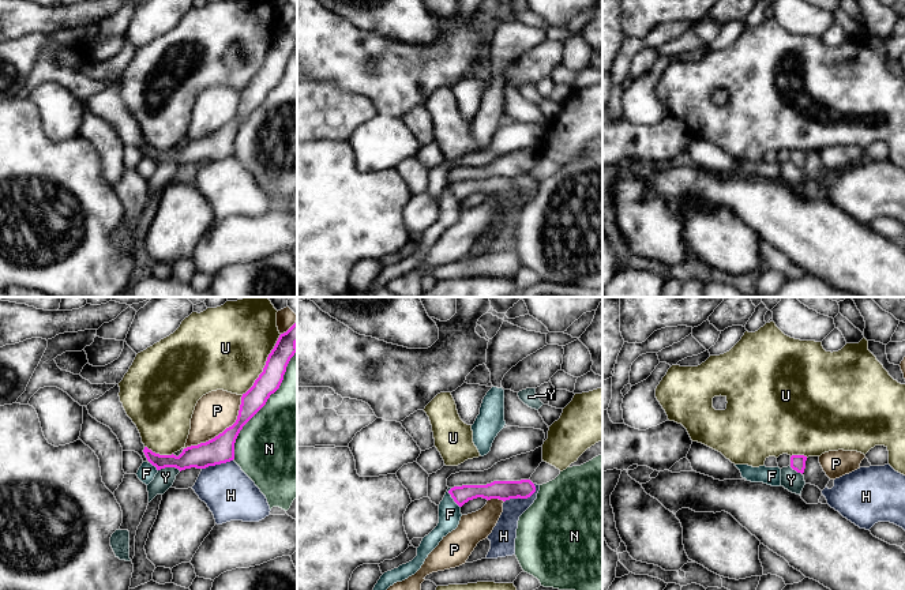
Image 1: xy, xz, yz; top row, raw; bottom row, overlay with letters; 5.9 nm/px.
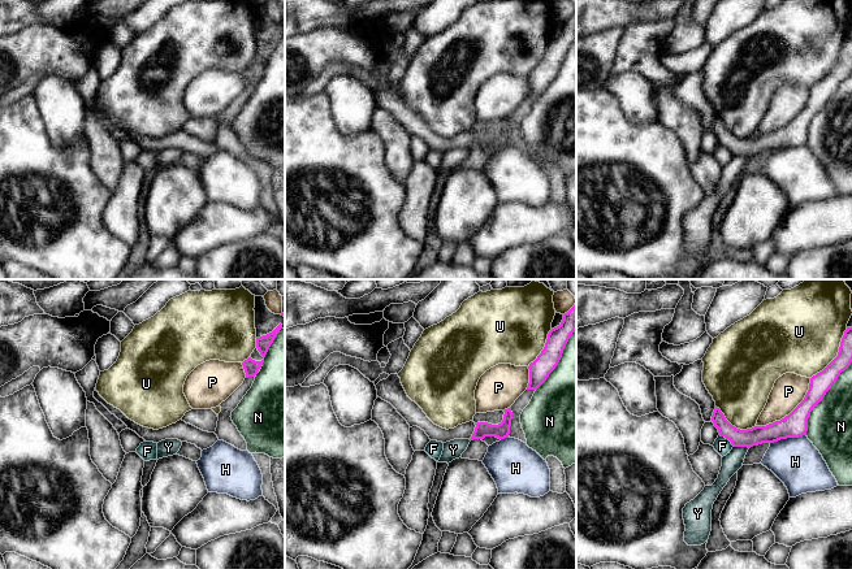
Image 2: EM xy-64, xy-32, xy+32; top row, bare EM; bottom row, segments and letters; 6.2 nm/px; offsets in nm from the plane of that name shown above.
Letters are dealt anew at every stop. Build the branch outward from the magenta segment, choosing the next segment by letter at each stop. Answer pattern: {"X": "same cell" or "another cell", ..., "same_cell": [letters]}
{"F": "another cell", "H": "another cell", "N": "another cell", "P": "another cell", "U": "another cell", "Y": "another cell", "same_cell": []}

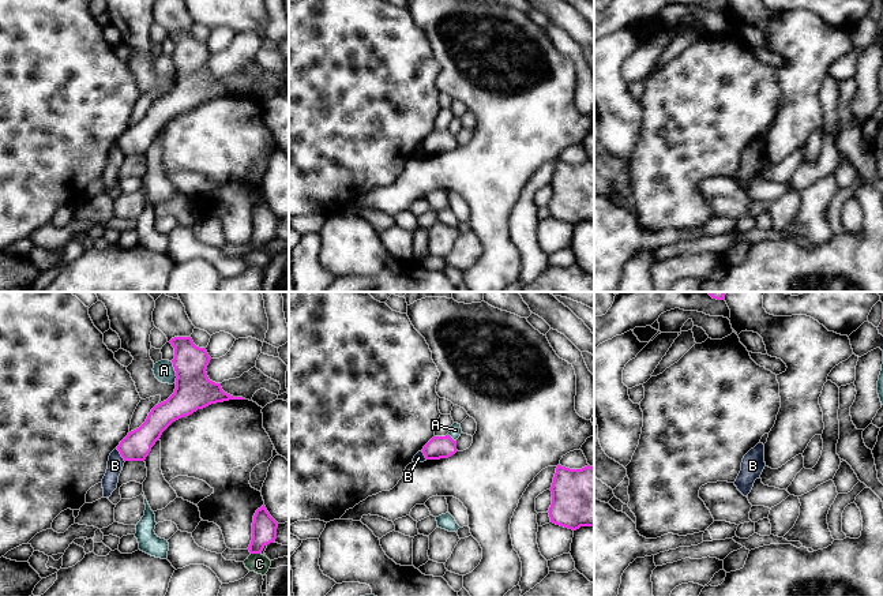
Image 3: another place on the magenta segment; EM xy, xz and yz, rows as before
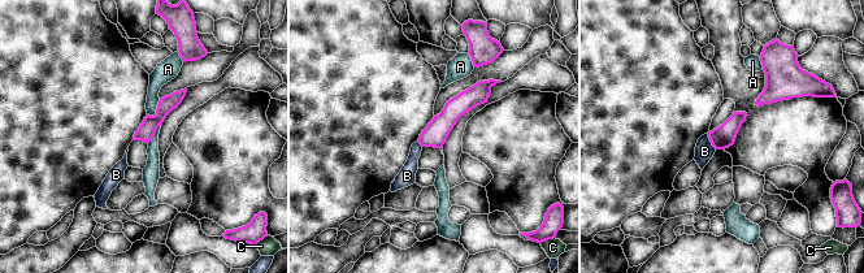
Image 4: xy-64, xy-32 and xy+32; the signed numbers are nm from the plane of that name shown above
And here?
{"A": "another cell", "B": "another cell", "C": "another cell", "same_cell": []}

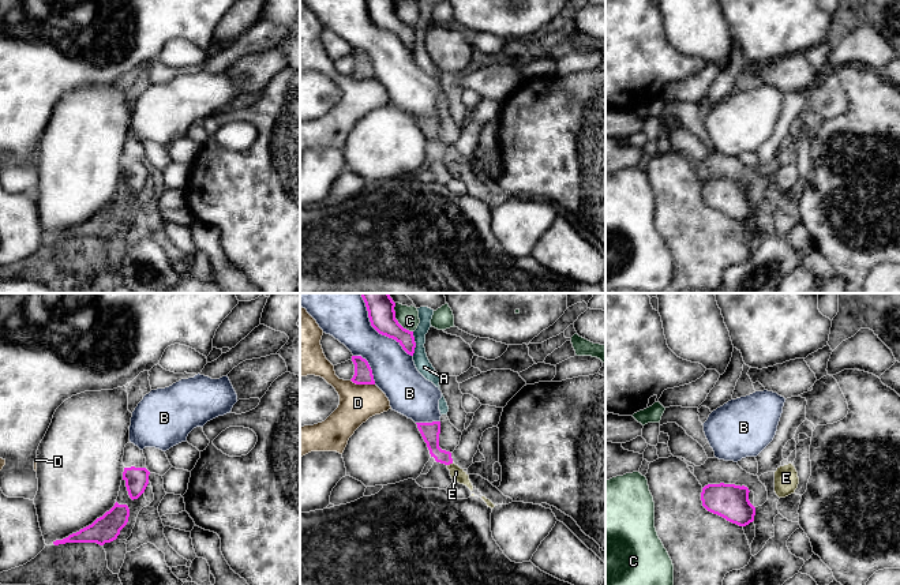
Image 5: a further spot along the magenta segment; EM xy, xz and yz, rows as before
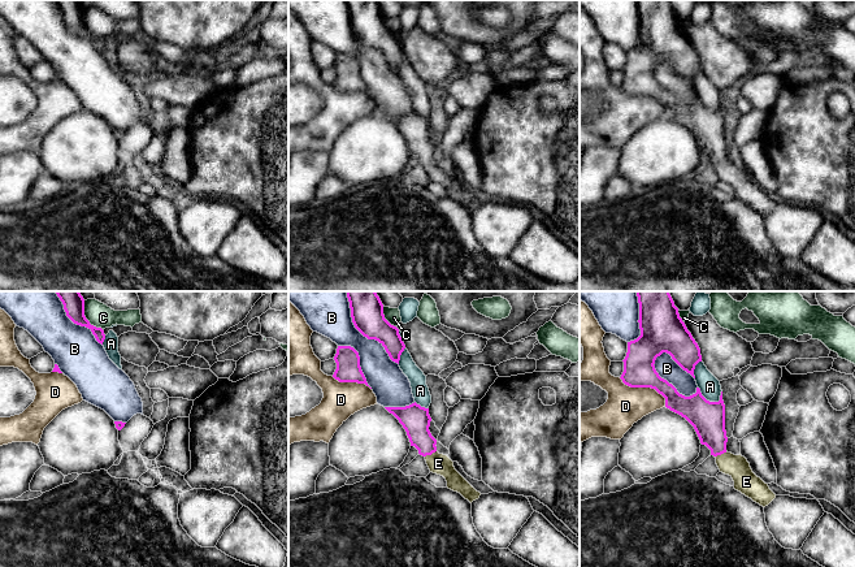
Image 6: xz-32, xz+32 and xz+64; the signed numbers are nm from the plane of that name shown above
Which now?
{"A": "another cell", "B": "another cell", "C": "another cell", "D": "another cell", "E": "same cell", "same_cell": ["E"]}

